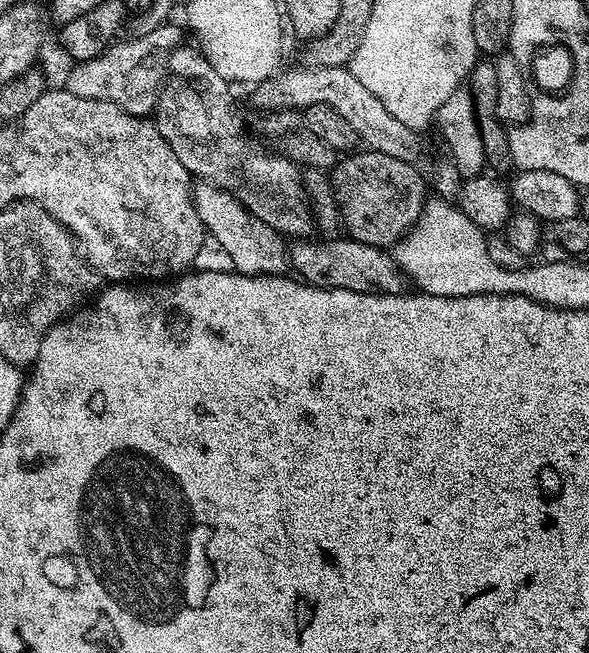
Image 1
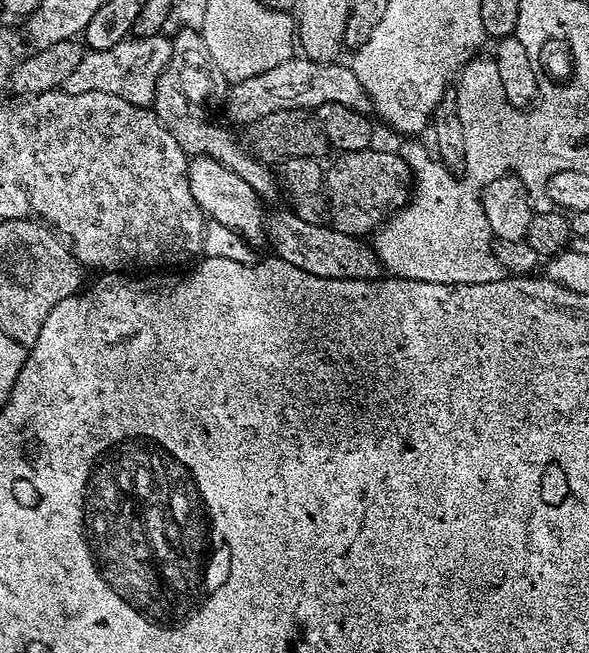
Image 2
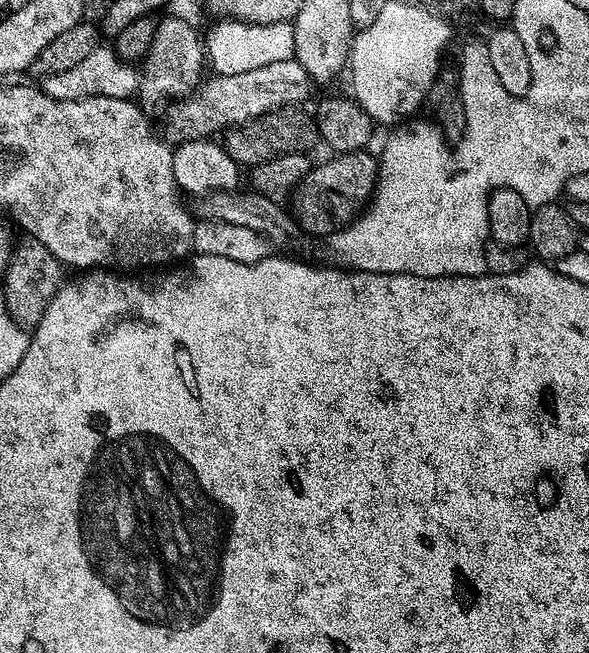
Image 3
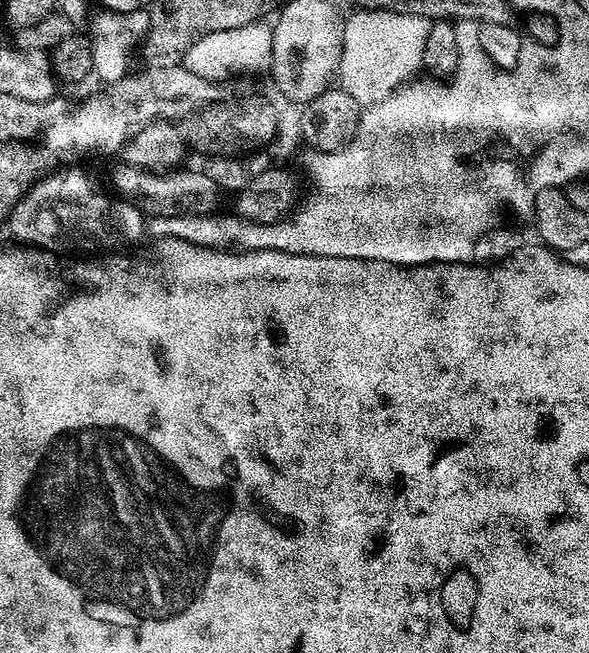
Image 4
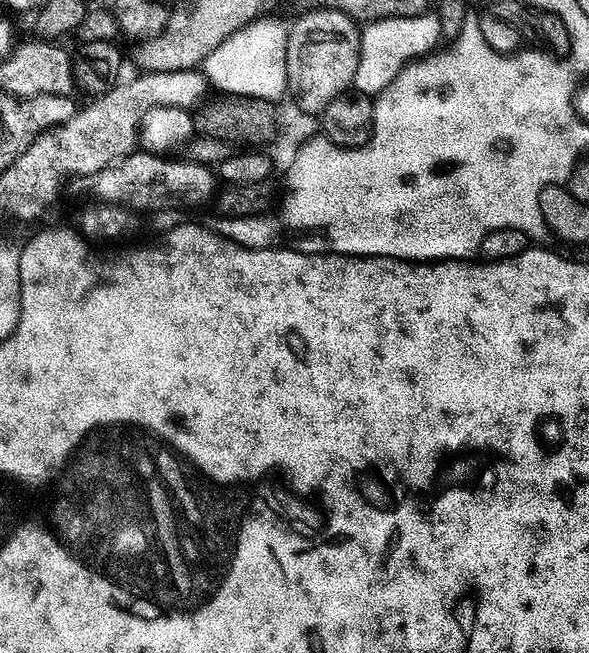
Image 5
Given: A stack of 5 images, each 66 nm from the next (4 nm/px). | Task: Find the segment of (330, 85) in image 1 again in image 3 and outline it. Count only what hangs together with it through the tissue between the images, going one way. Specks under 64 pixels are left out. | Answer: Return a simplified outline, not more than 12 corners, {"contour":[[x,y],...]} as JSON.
{"contour":[[296,59],[212,74],[173,101],[165,137],[207,139],[300,106]]}

